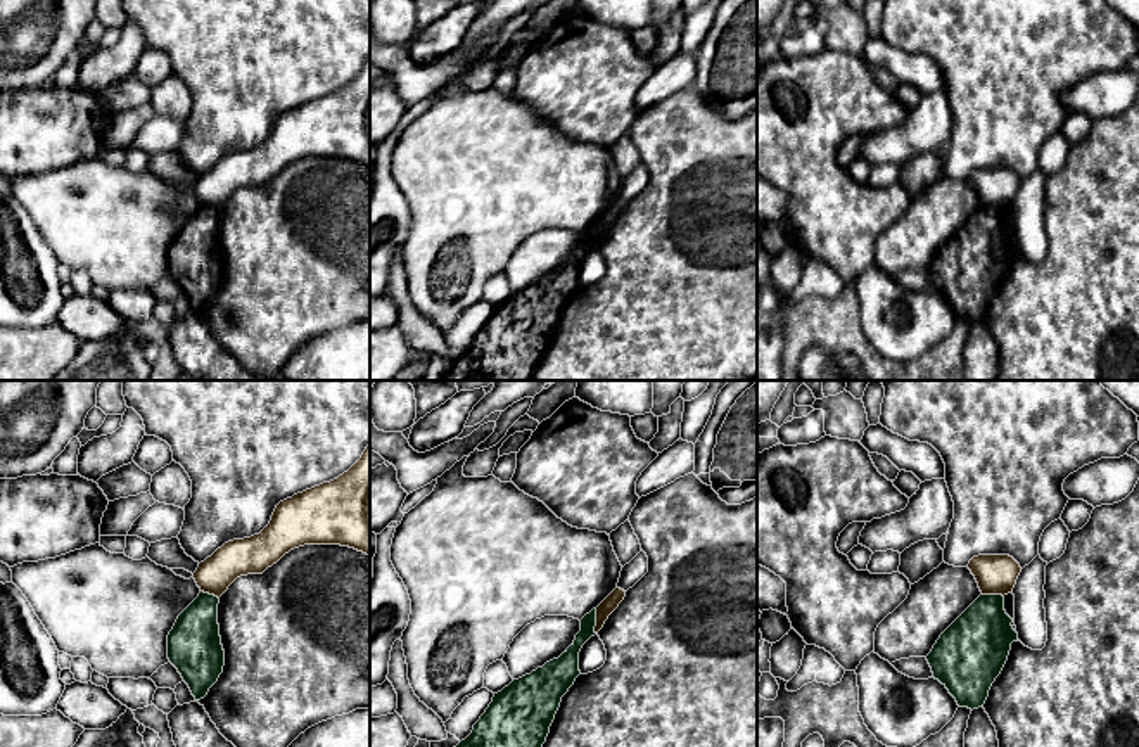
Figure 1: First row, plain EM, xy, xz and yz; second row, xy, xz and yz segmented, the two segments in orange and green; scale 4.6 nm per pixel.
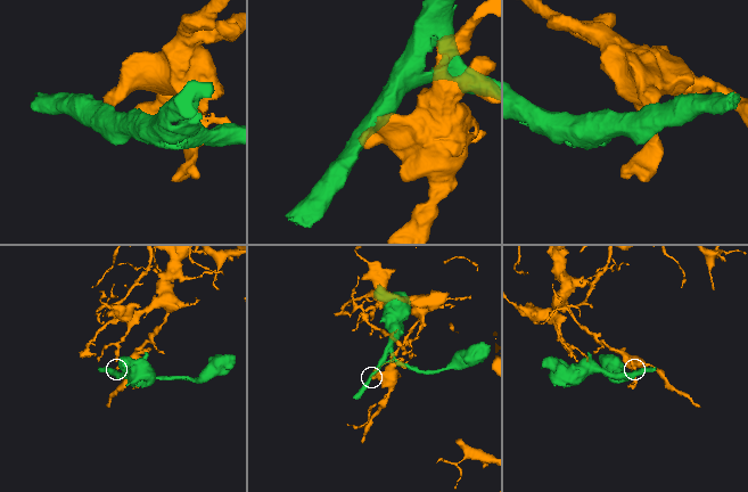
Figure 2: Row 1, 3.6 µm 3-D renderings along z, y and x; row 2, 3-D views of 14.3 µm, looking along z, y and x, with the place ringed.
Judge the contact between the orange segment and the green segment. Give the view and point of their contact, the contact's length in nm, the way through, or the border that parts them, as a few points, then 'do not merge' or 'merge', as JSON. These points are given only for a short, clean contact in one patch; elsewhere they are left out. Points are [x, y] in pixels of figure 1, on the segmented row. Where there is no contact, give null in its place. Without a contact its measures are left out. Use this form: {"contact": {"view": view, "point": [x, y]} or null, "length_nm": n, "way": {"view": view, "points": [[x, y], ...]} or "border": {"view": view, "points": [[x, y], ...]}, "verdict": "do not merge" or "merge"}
{"contact": {"view": "xz", "point": [597, 621]}, "length_nm": 120, "border": {"view": "xz", "points": [[597, 609], [595, 633]]}, "verdict": "do not merge"}

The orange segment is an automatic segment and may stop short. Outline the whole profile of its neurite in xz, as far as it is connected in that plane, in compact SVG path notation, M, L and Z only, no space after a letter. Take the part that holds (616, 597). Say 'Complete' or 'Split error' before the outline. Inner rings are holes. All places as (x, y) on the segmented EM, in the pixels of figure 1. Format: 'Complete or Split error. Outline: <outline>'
Complete. Outline: M615 588L598 607L596 607L596 626L595 633L603 628L608 616L619 607L619 603L624 600L626 591L620 588Z

